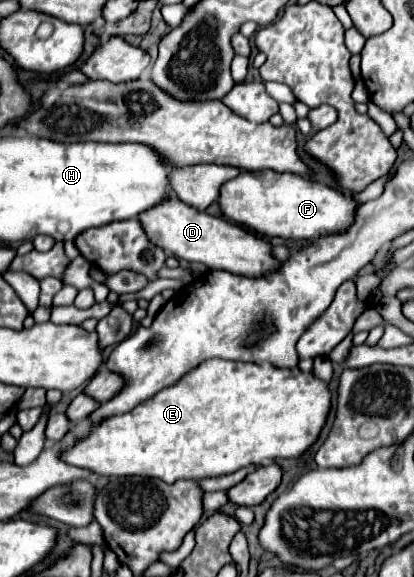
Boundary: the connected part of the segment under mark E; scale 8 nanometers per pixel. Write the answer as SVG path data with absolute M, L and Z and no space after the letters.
M211 358L191 370L181 382L161 390L131 412L113 416L93 428L85 440L65 452L63 460L79 468L89 468L99 476L149 476L161 478L169 484L175 480L225 476L249 466L259 468L277 458L299 458L317 442L329 410L331 388L313 372Z

